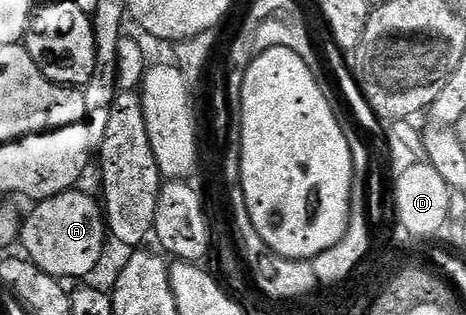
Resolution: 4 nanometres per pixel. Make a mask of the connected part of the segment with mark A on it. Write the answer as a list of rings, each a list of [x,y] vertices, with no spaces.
[[[61,192],[47,200],[37,201],[28,212],[22,227],[21,243],[26,243],[29,259],[41,266],[50,276],[86,276],[98,268],[106,252],[108,219],[103,205],[86,192]]]

